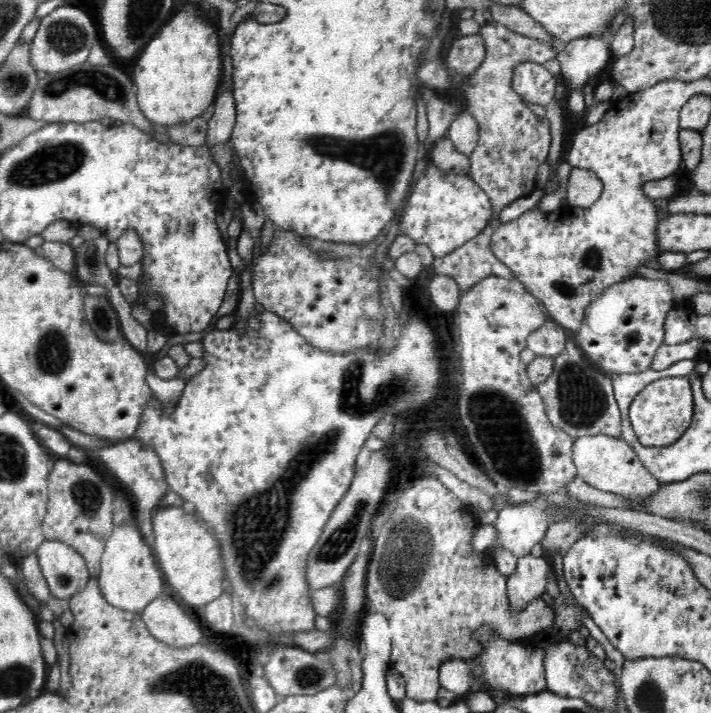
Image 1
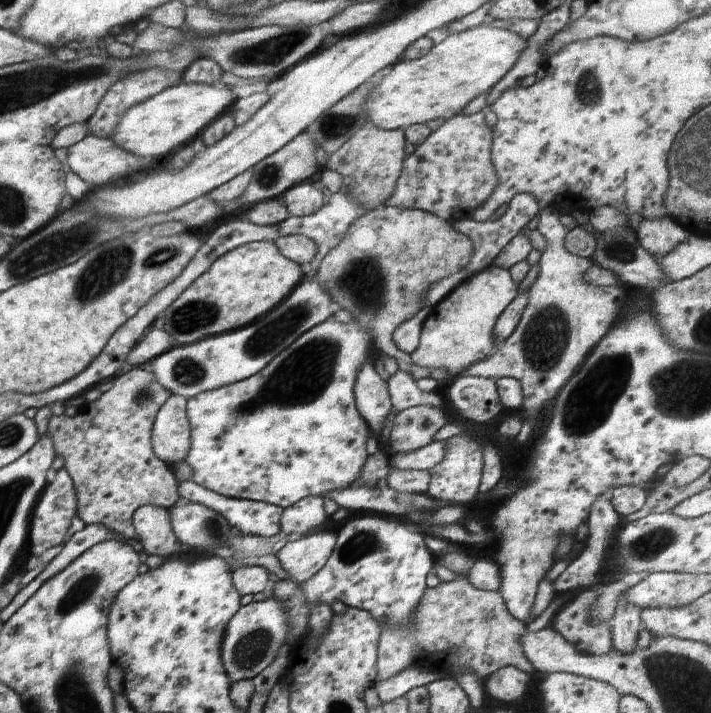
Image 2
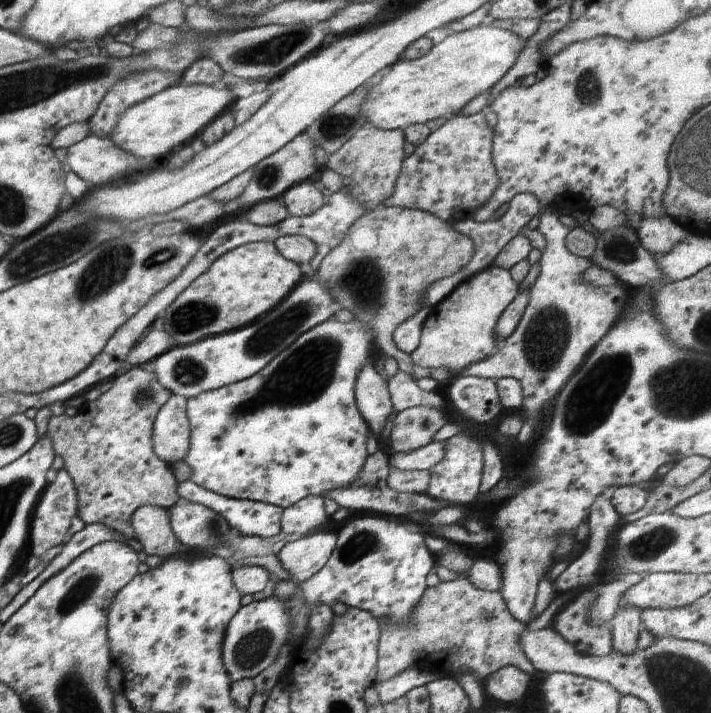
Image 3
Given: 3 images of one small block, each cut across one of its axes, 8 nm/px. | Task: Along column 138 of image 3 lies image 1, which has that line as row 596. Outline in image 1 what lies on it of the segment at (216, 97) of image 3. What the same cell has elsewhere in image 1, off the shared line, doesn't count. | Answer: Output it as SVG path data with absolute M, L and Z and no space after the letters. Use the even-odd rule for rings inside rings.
M122 524L113 528L101 556L101 569L96 579L106 602L128 612L142 612L154 598L160 596L164 586L164 576L154 563L152 548L143 540L141 532L134 524Z

